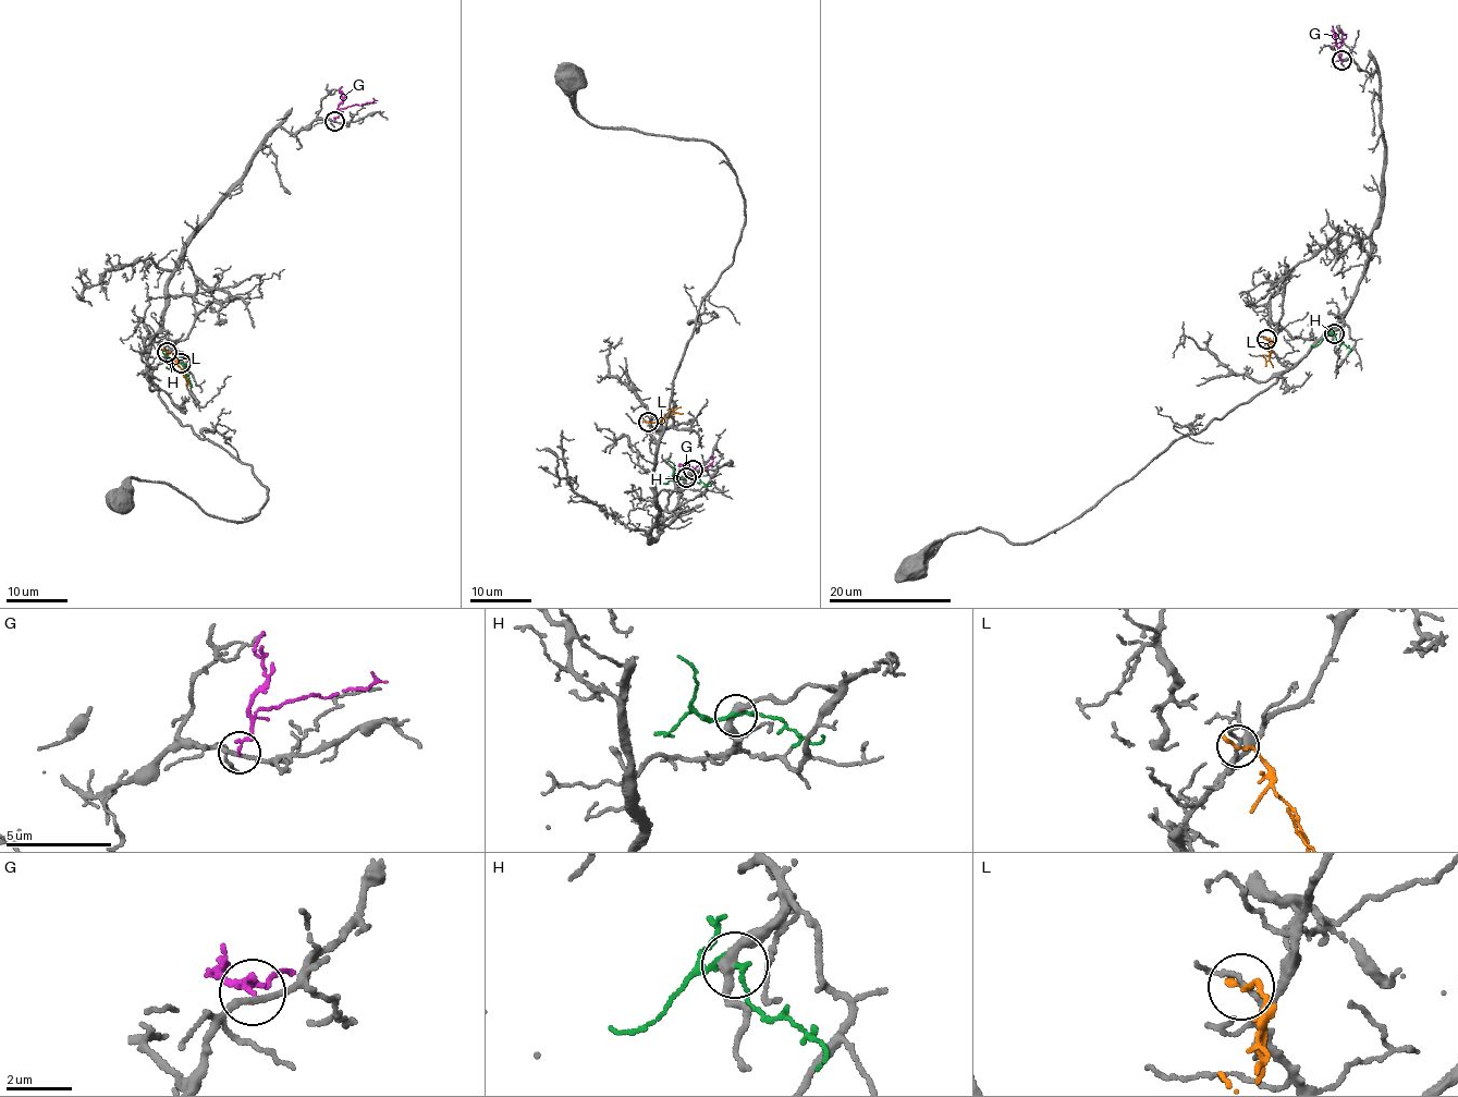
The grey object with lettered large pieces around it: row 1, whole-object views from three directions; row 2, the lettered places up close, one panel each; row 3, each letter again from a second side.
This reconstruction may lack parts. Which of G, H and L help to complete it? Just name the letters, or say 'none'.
none

